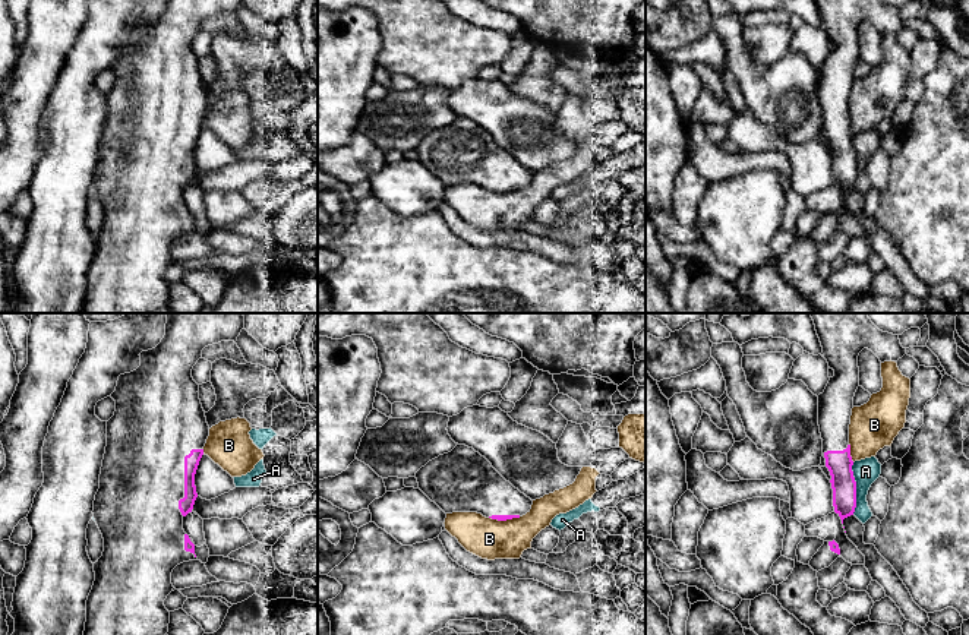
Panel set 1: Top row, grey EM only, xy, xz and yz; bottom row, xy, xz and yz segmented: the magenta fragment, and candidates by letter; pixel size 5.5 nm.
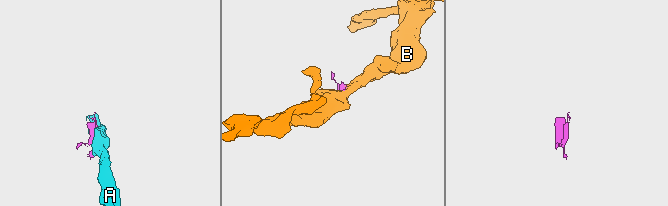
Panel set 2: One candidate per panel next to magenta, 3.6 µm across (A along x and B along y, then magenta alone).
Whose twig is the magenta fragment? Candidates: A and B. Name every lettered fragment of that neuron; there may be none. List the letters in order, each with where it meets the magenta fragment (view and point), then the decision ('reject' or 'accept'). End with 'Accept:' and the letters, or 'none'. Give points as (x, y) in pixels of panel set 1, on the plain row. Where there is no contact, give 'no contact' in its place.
A: yz (855, 161) | reject
B: xz (504, 192) | reject
Accept: none

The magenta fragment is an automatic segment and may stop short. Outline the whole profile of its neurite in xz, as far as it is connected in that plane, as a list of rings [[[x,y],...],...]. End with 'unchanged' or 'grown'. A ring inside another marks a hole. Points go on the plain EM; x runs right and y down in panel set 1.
[[[458,117],[422,139],[419,161],[445,186],[477,184],[506,193],[530,184],[533,173],[506,154],[473,120]]]; grown

